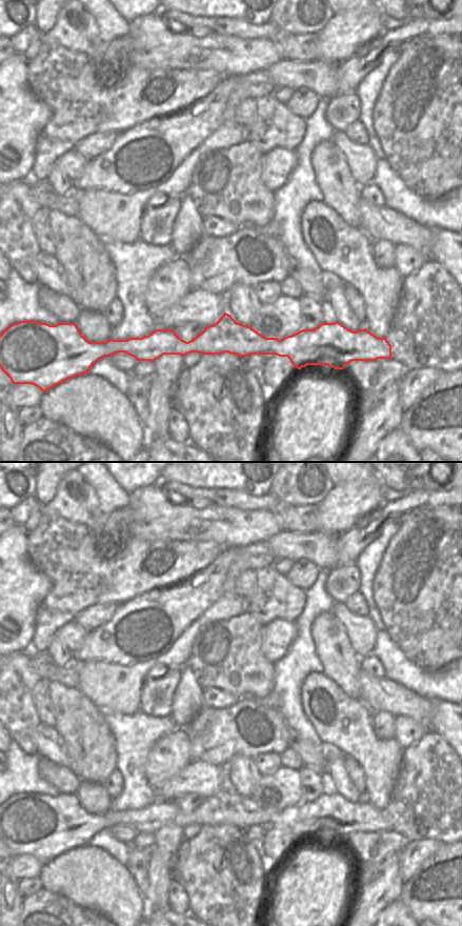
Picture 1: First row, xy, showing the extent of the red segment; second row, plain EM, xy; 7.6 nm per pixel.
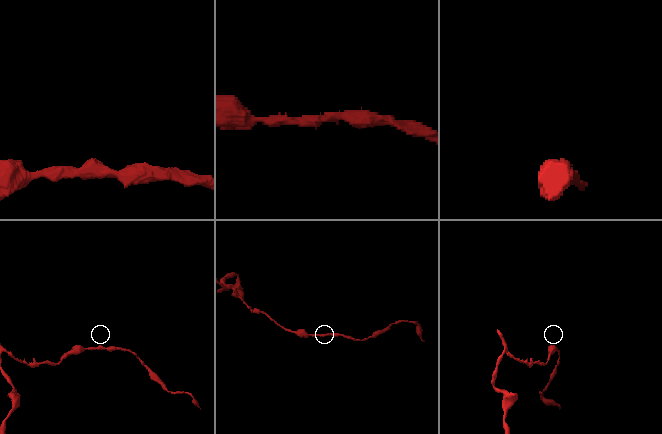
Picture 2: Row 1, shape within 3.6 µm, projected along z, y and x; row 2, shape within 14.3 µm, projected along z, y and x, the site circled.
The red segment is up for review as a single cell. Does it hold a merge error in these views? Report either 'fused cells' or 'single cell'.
single cell

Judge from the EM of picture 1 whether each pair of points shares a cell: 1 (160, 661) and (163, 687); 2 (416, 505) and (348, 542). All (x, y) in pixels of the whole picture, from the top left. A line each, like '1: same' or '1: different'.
1: different
2: same

